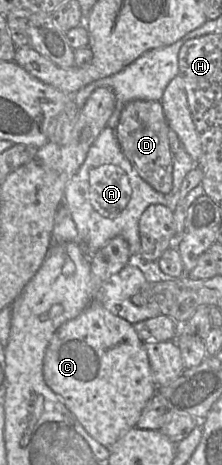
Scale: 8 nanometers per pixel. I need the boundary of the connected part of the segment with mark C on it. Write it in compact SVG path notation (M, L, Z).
M96 298L91 301L88 307L79 316L67 321L56 330L45 351L43 377L46 385L63 401L67 409L76 417L87 433L97 442L109 449L123 434L136 427L144 408L157 392L157 386L153 380L144 342L138 337L134 326L125 319L120 318L105 309Z

